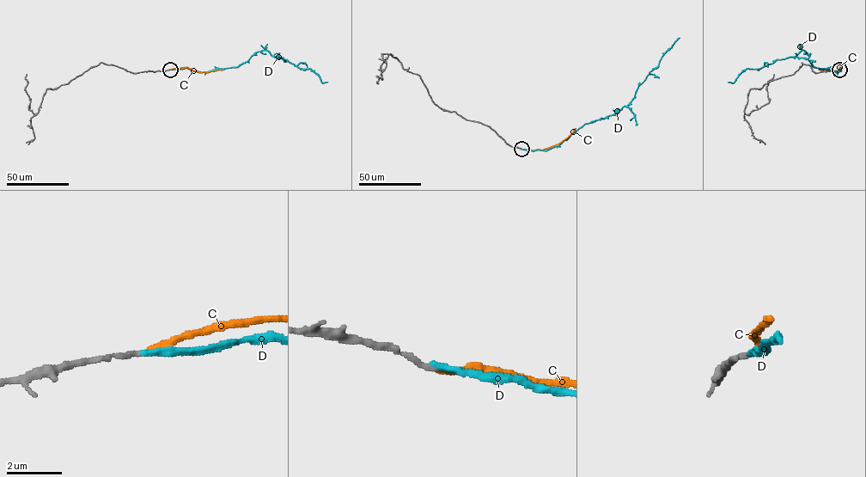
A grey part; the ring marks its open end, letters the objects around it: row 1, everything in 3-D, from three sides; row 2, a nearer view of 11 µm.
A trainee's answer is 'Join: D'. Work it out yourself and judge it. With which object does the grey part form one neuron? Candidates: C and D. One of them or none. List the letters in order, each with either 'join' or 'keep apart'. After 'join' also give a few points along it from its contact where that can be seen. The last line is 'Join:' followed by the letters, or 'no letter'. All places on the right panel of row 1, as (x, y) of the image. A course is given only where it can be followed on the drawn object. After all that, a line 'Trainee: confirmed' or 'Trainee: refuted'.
C: join; it runs (839, 70), (837, 72), (819, 70)
D: keep apart
Join: C
Trainee: refuted

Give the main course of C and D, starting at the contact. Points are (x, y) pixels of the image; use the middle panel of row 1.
C: (521, 149), (547, 149), (566, 138), (576, 128)
D: (521, 149), (546, 150), (558, 146), (585, 124), (612, 115), (627, 105), (638, 87), (679, 37)

